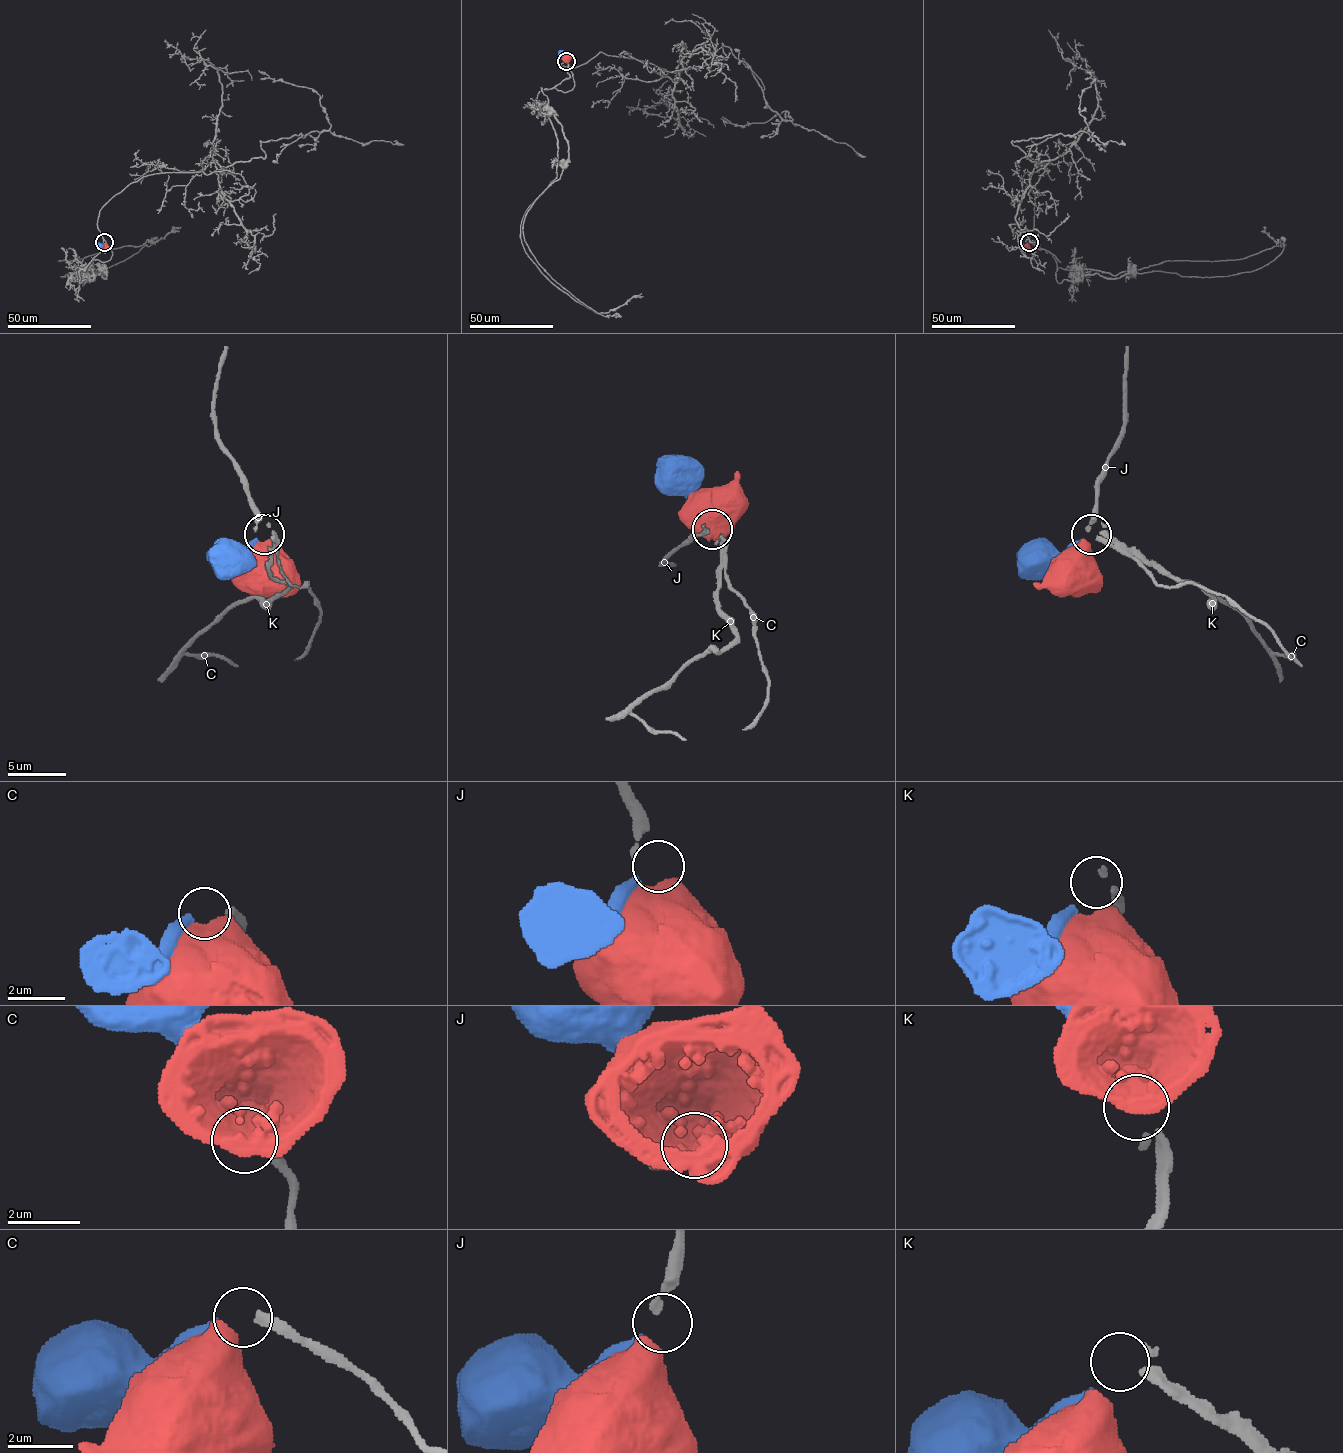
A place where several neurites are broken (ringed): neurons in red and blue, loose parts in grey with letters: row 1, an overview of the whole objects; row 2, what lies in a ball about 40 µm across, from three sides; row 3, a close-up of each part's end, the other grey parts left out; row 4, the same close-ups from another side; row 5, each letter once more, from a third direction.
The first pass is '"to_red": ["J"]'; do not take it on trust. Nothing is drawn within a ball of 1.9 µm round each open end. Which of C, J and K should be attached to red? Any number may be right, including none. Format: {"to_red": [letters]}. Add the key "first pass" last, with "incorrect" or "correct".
{"to_red": ["J"], "first pass": "correct"}

